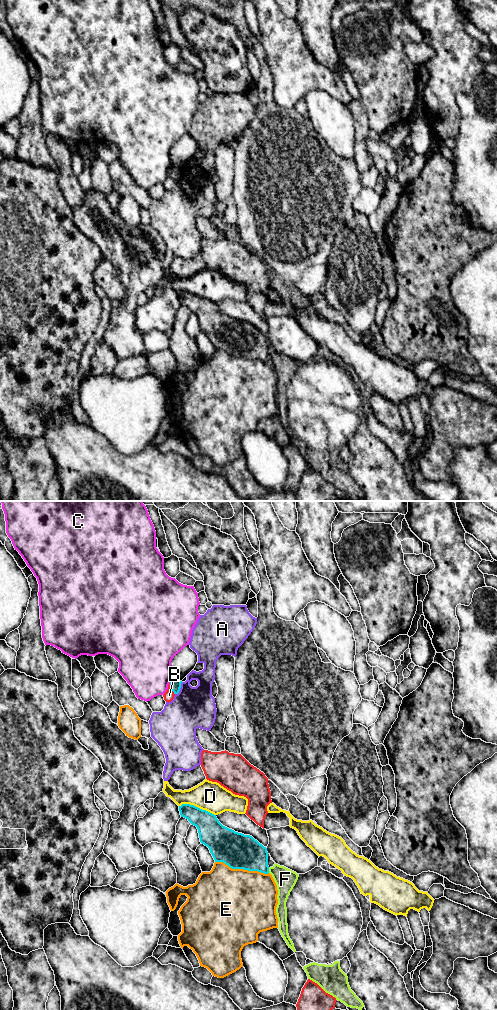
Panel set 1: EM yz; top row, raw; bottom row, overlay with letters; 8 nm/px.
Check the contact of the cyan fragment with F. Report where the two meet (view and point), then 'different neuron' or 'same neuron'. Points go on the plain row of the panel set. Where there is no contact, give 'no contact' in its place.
contact yz (268, 358); different neuron

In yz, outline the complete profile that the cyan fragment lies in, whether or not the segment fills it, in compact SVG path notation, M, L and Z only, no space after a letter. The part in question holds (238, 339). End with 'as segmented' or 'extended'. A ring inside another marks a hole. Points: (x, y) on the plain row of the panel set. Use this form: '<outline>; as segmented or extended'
M182 292L179 294L179 299L181 305L186 306L192 313L197 315L200 330L209 336L215 350L223 350L232 357L269 361L267 336L252 324L235 320L223 314L216 303L194 293Z; as segmented

